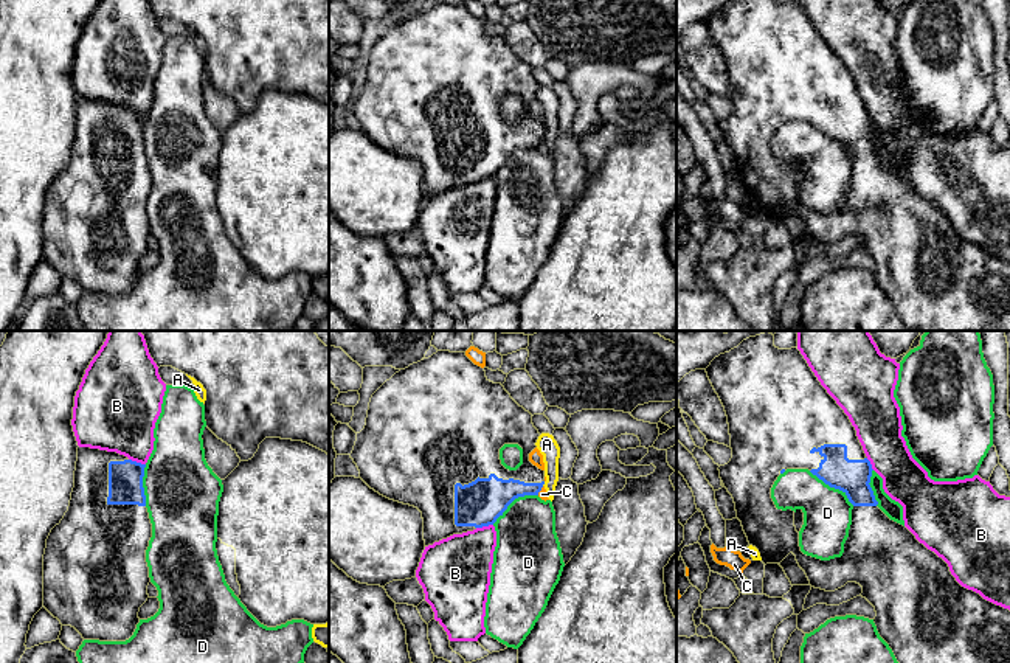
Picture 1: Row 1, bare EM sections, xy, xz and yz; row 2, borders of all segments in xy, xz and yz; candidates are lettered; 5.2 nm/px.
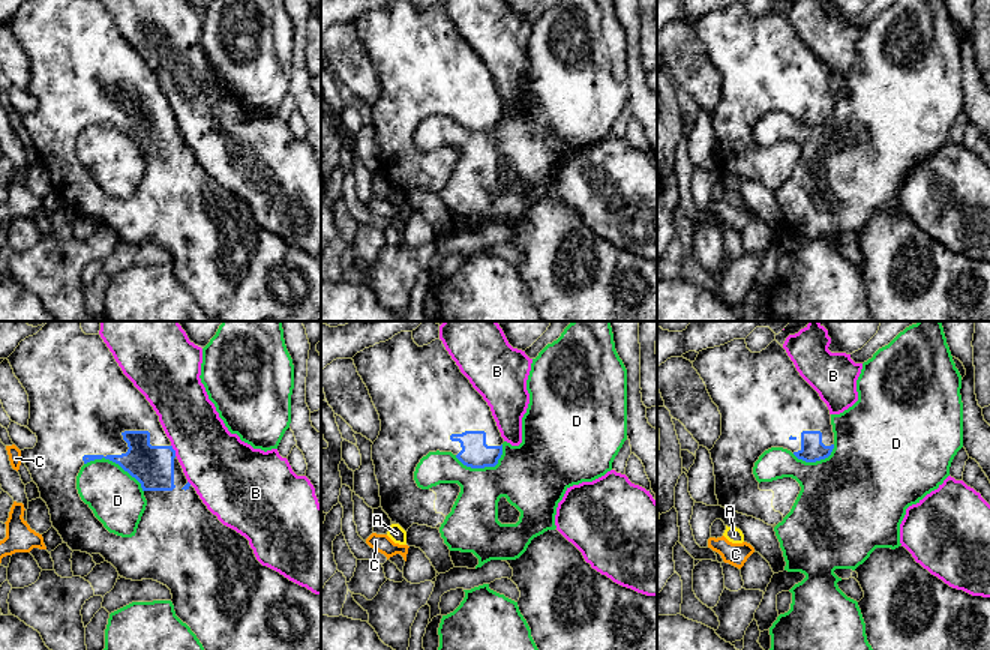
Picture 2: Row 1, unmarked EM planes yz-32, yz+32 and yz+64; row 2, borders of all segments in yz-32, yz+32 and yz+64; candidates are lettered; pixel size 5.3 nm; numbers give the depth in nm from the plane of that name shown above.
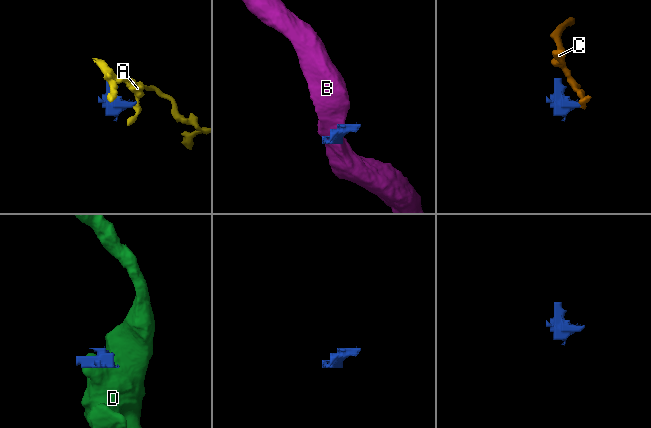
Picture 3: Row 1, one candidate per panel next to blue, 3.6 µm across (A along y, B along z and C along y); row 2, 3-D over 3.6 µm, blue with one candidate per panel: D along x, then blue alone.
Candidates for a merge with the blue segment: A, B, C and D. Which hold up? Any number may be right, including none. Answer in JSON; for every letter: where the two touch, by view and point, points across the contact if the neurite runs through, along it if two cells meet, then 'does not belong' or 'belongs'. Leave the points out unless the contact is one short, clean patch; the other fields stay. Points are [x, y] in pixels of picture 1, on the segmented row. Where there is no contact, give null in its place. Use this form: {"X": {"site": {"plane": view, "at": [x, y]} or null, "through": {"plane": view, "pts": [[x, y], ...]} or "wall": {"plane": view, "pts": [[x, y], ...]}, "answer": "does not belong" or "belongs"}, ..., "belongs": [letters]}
{"A": {"site": {"plane": "xz", "at": [543, 483]}, "wall": {"plane": "xz", "pts": [[545, 482], [542, 485]]}, "answer": "does not belong"}, "B": {"site": {"plane": "xy", "at": [135, 461]}, "wall": {"plane": "xy", "pts": [[129, 458], [145, 465]]}, "answer": "does not belong"}, "C": {"site": {"plane": "xz", "at": [540, 489]}, "wall": {"plane": "xz", "pts": [[543, 486], [537, 494]]}, "answer": "does not belong"}, "D": {"site": {"plane": "xz", "at": [514, 499]}, "answer": "does not belong"}, "belongs": []}

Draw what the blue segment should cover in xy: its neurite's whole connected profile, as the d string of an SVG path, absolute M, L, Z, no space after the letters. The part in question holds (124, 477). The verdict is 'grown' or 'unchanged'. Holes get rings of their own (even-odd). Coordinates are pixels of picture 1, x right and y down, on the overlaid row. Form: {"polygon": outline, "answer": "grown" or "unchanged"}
{"polygon": "M78 447L74 488L68 511L56 525L43 554L43 607L61 621L74 627L84 640L126 641L140 623L140 607L147 601L150 582L146 550L152 537L152 523L143 488L146 464L116 452Z", "answer": "grown"}

